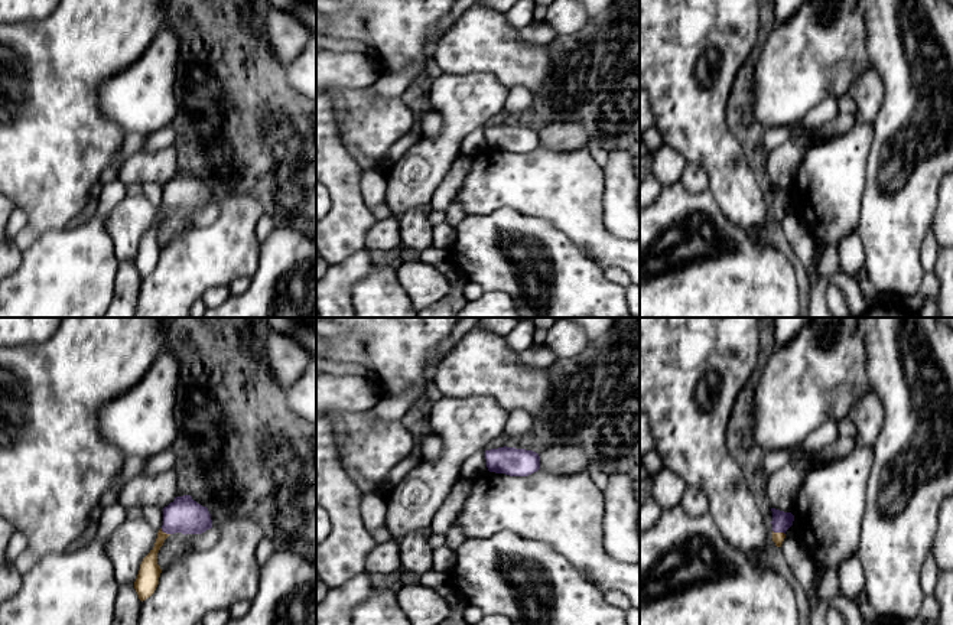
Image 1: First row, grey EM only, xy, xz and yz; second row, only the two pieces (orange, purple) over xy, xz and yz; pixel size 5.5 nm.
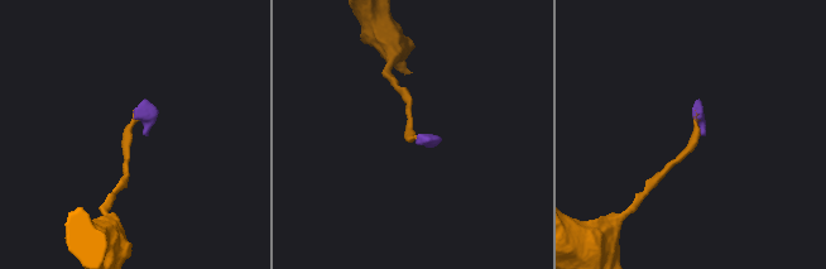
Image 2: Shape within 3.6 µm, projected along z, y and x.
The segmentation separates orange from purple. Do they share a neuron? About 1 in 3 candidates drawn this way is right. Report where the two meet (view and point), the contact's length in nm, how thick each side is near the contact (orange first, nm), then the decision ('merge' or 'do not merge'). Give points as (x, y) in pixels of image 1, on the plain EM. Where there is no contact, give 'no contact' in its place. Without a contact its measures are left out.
contact yz (779, 210); length 80 nm; calibres 60 and 110 nm; merge

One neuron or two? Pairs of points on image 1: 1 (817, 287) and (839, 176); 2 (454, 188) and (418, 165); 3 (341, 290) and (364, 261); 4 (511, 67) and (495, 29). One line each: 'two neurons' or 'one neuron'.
1: two neurons
2: two neurons
3: one neuron
4: one neuron

